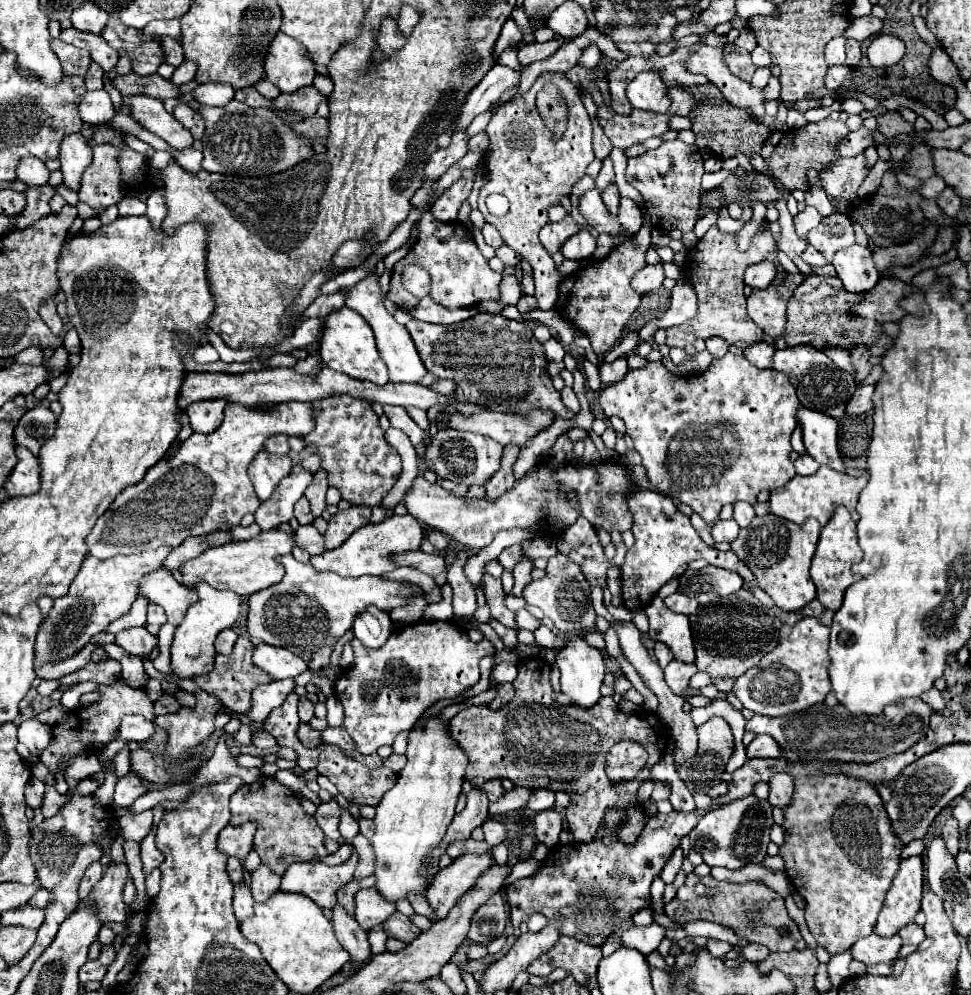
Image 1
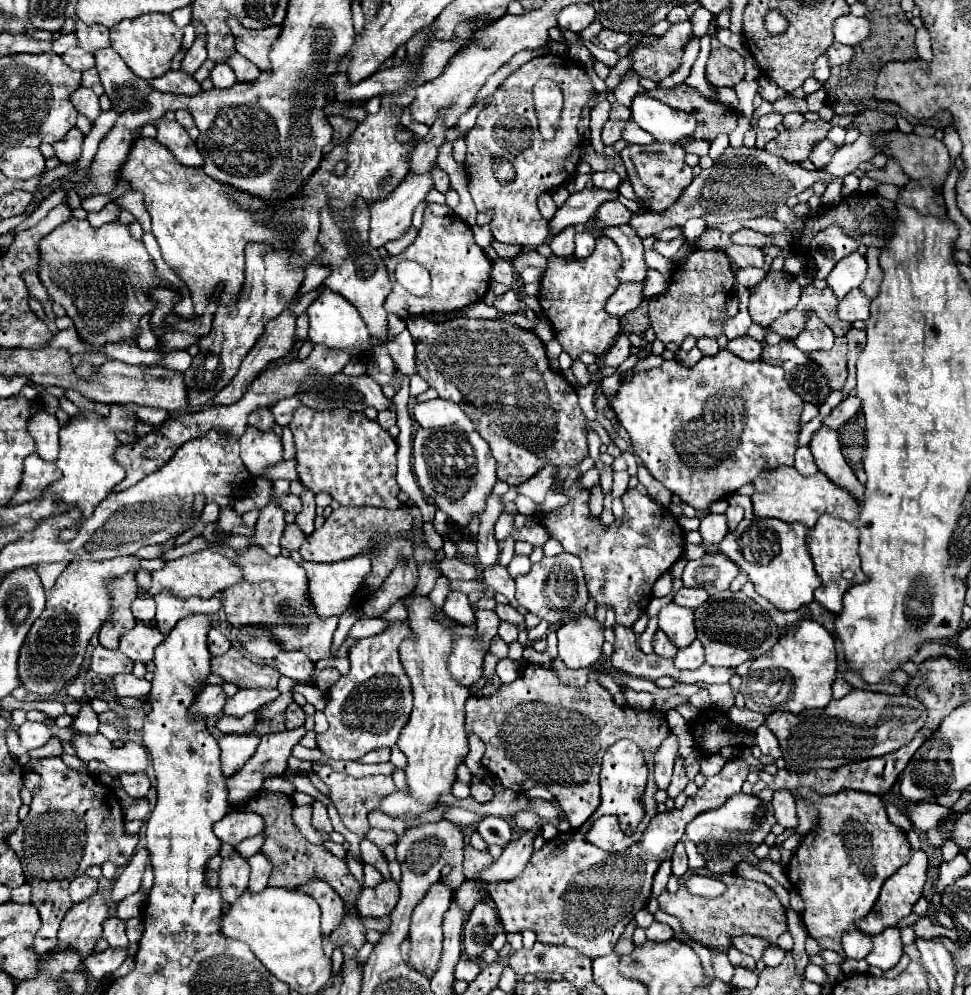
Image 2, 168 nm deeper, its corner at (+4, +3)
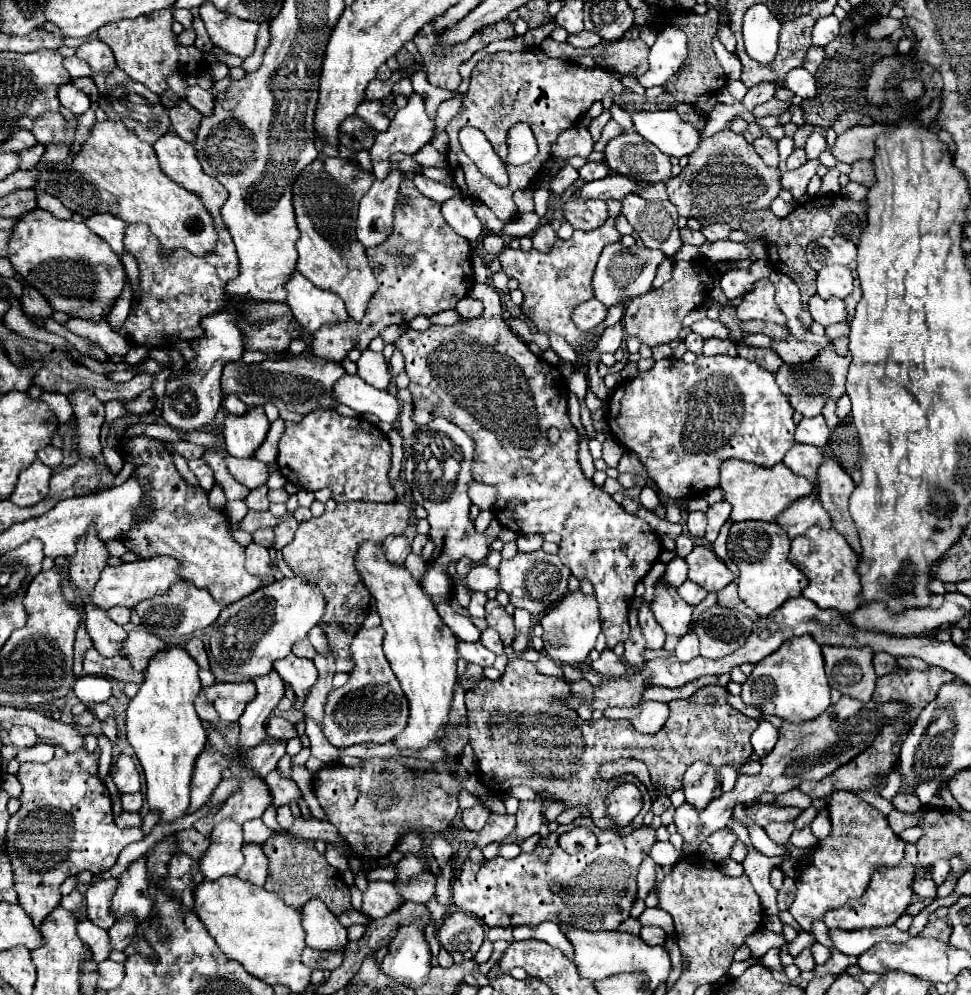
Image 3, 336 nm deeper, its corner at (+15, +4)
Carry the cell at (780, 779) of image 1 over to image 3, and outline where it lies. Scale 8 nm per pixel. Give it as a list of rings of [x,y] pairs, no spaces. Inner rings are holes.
[[[772,823],[772,825],[766,825],[764,831],[776,845],[786,845],[794,831],[794,825],[792,823]]]

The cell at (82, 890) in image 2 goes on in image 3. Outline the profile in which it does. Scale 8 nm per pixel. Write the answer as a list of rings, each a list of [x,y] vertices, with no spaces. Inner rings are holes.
[[[74,889],[68,897],[62,897],[62,907],[64,909],[68,909],[68,911],[72,911],[72,913],[78,913],[80,909],[82,909],[82,901],[84,901],[84,897],[82,897],[82,893],[78,891],[78,889]]]

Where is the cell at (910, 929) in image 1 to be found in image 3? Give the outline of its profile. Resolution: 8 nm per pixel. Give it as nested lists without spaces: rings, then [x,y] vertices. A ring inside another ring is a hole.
[[[938,919],[938,921],[926,925],[926,929],[922,931],[922,937],[934,937],[938,941],[948,941],[950,933],[952,933],[950,925],[944,919]]]

